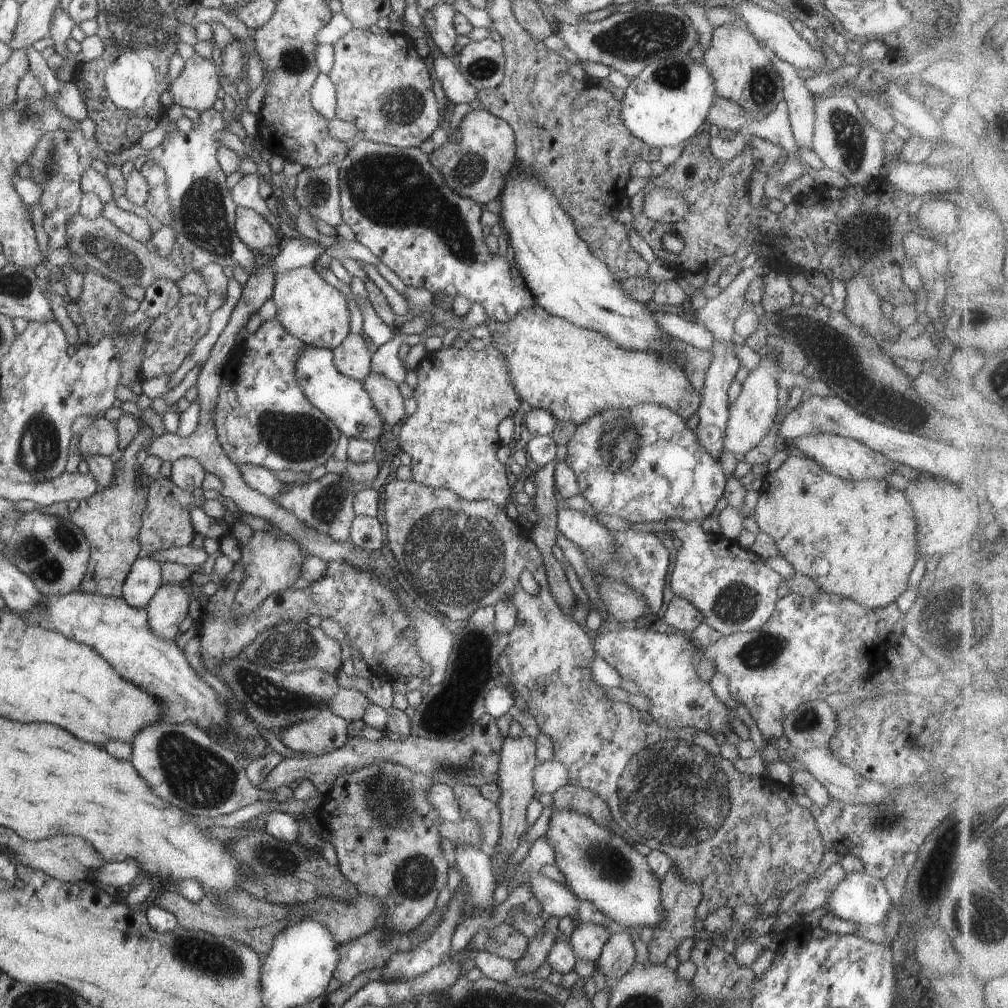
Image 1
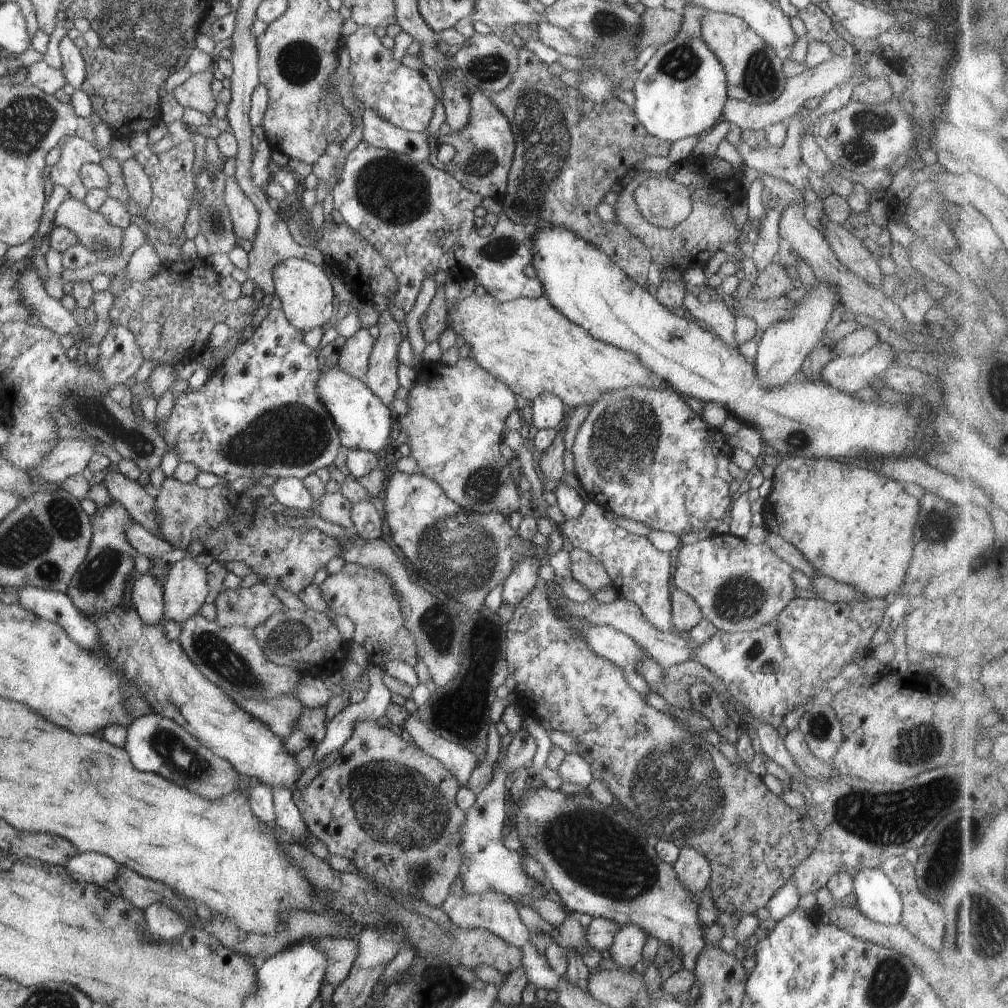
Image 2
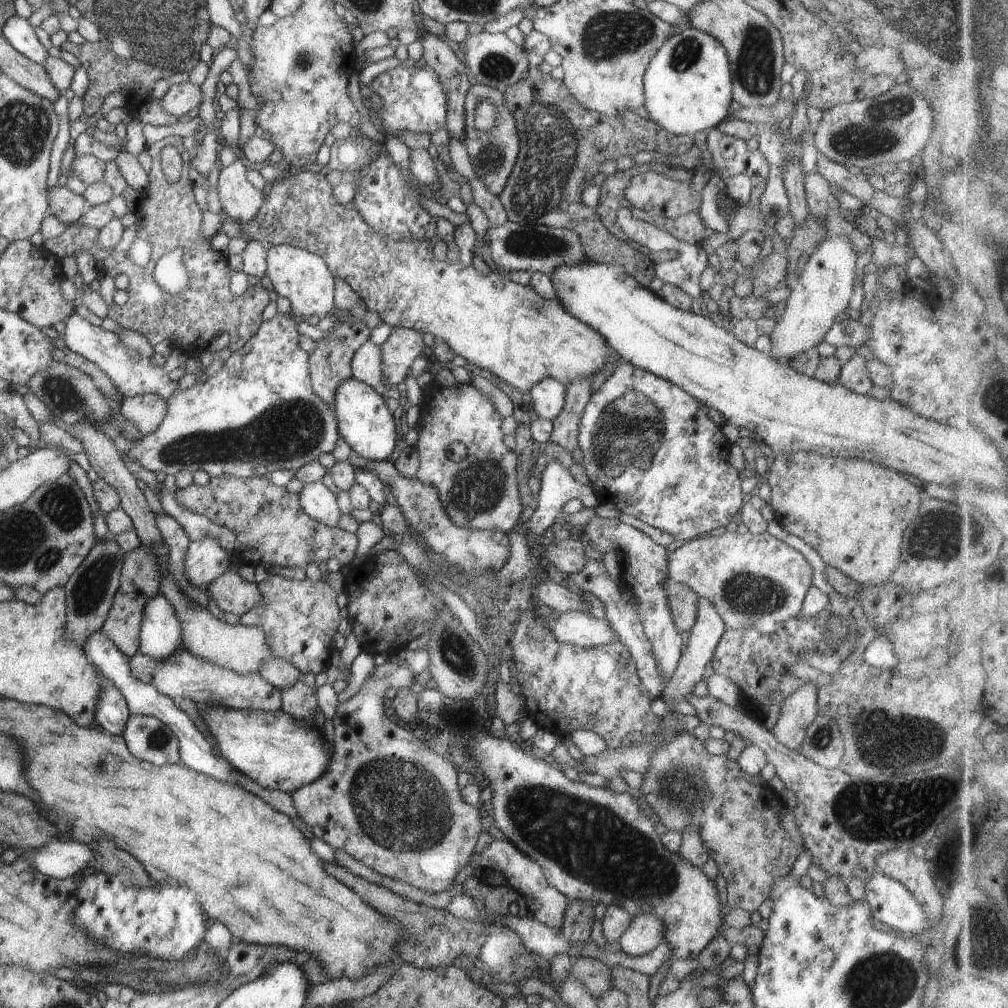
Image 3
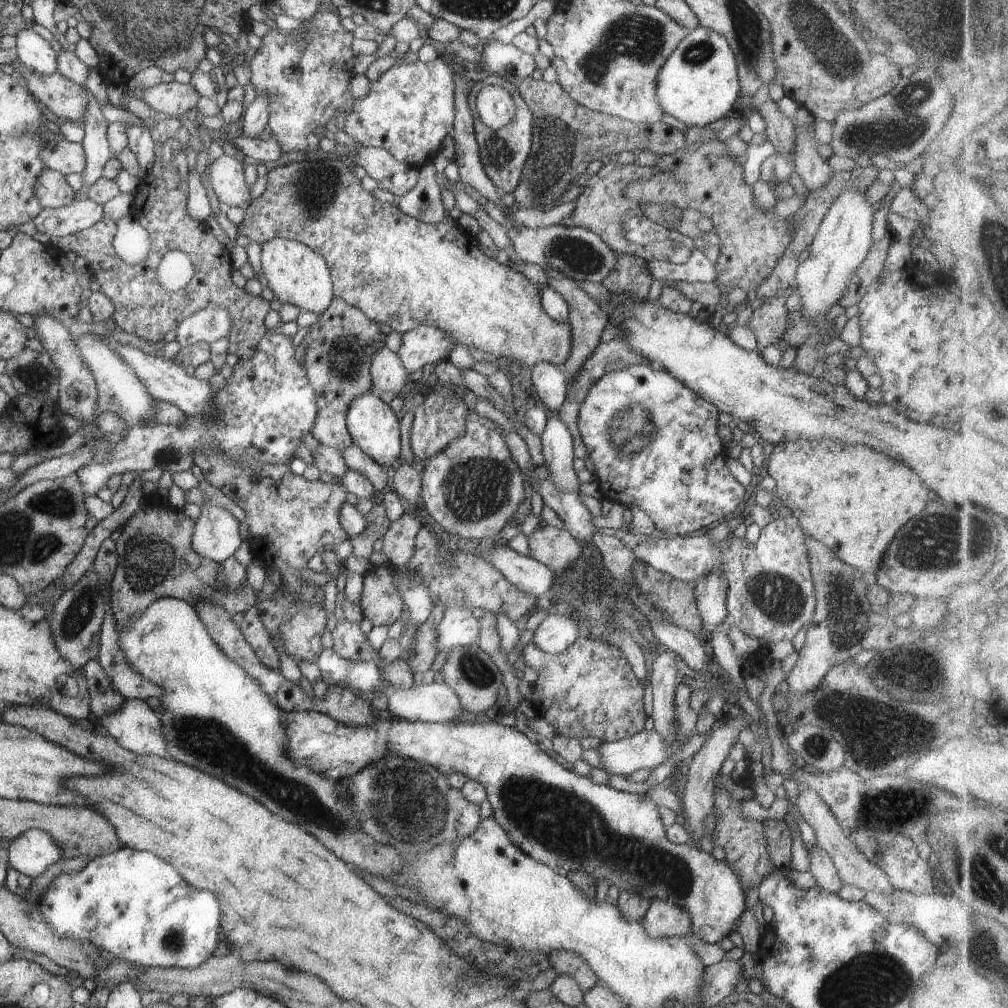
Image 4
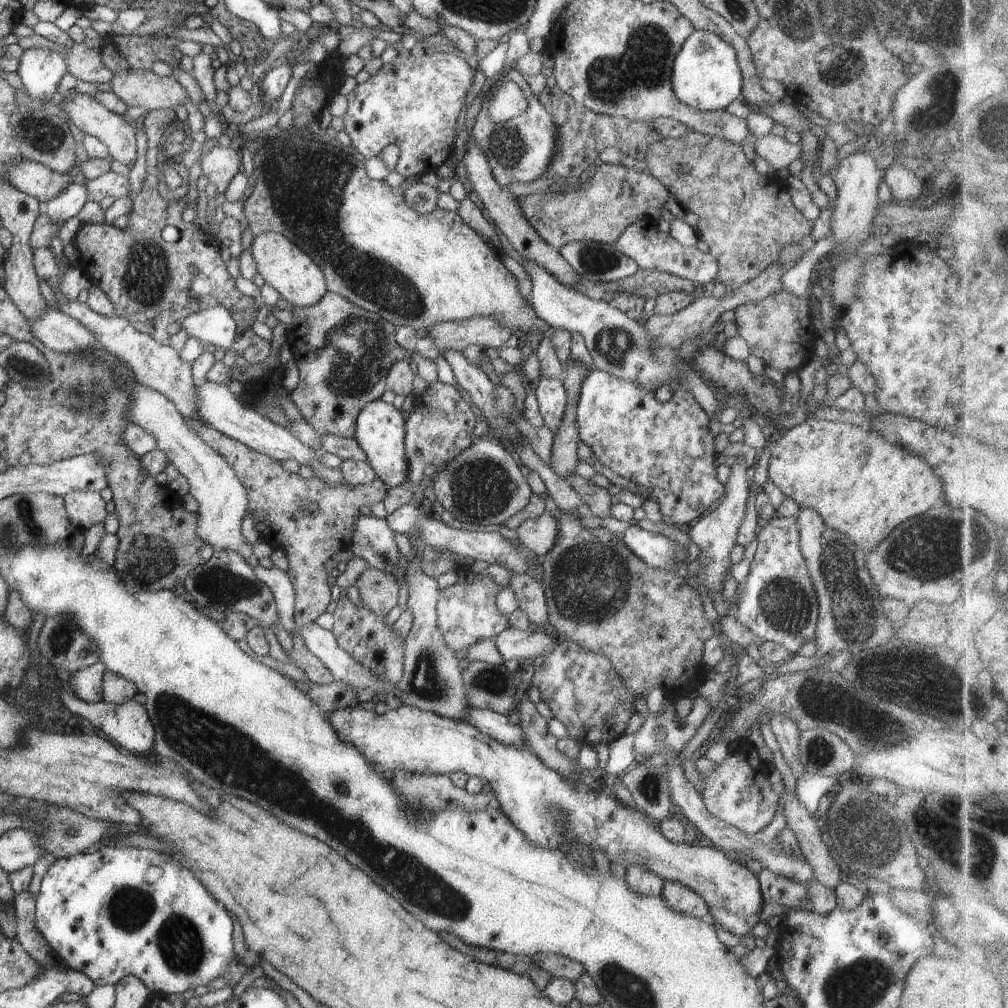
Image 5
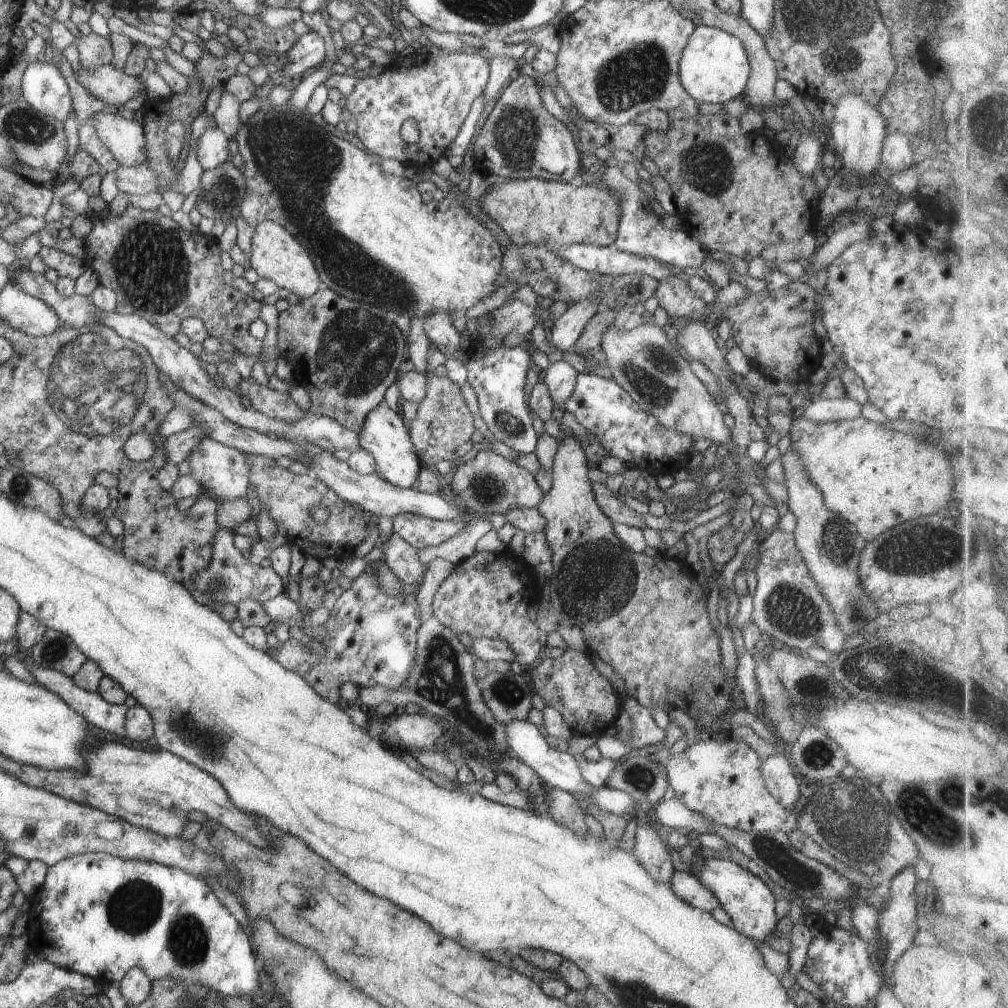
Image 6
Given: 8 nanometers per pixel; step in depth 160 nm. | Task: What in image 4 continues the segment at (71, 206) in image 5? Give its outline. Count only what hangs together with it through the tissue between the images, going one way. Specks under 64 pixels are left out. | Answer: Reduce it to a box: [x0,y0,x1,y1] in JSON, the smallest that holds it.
[76,91,113,198]

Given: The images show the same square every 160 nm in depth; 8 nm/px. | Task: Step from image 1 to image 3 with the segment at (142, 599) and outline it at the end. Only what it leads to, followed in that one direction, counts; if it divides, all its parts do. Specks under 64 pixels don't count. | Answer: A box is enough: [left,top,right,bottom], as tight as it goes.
[139,593,183,659]

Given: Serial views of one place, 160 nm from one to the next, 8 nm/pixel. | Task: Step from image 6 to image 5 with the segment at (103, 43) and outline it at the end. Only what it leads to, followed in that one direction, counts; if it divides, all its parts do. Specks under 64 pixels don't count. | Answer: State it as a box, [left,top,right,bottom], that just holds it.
[65,42,115,82]

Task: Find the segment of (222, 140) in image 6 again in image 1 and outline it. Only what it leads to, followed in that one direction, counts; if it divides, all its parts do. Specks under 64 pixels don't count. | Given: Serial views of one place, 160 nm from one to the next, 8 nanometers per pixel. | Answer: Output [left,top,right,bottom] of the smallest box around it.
[235,207,284,253]

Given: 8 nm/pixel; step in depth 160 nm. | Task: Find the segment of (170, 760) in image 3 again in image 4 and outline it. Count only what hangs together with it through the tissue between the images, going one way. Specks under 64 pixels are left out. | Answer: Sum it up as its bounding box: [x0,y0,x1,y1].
[102,699,170,759]

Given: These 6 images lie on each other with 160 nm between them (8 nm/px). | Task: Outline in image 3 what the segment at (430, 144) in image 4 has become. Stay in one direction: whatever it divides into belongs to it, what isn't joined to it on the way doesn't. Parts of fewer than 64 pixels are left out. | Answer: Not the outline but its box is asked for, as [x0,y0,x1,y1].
[369,65,447,138]

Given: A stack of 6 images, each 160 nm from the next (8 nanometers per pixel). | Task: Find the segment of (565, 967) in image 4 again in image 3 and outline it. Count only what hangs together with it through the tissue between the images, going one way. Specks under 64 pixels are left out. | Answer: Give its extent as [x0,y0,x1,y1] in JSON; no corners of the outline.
[571,956,614,999]

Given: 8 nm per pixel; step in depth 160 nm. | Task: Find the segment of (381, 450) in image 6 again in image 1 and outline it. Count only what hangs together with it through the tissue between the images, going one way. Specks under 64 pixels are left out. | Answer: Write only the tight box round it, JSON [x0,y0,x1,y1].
[295,345,386,442]

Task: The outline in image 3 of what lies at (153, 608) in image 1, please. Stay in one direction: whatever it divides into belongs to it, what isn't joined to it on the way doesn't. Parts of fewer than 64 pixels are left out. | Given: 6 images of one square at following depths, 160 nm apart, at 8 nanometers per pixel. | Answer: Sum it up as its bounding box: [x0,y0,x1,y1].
[185,538,232,591]

